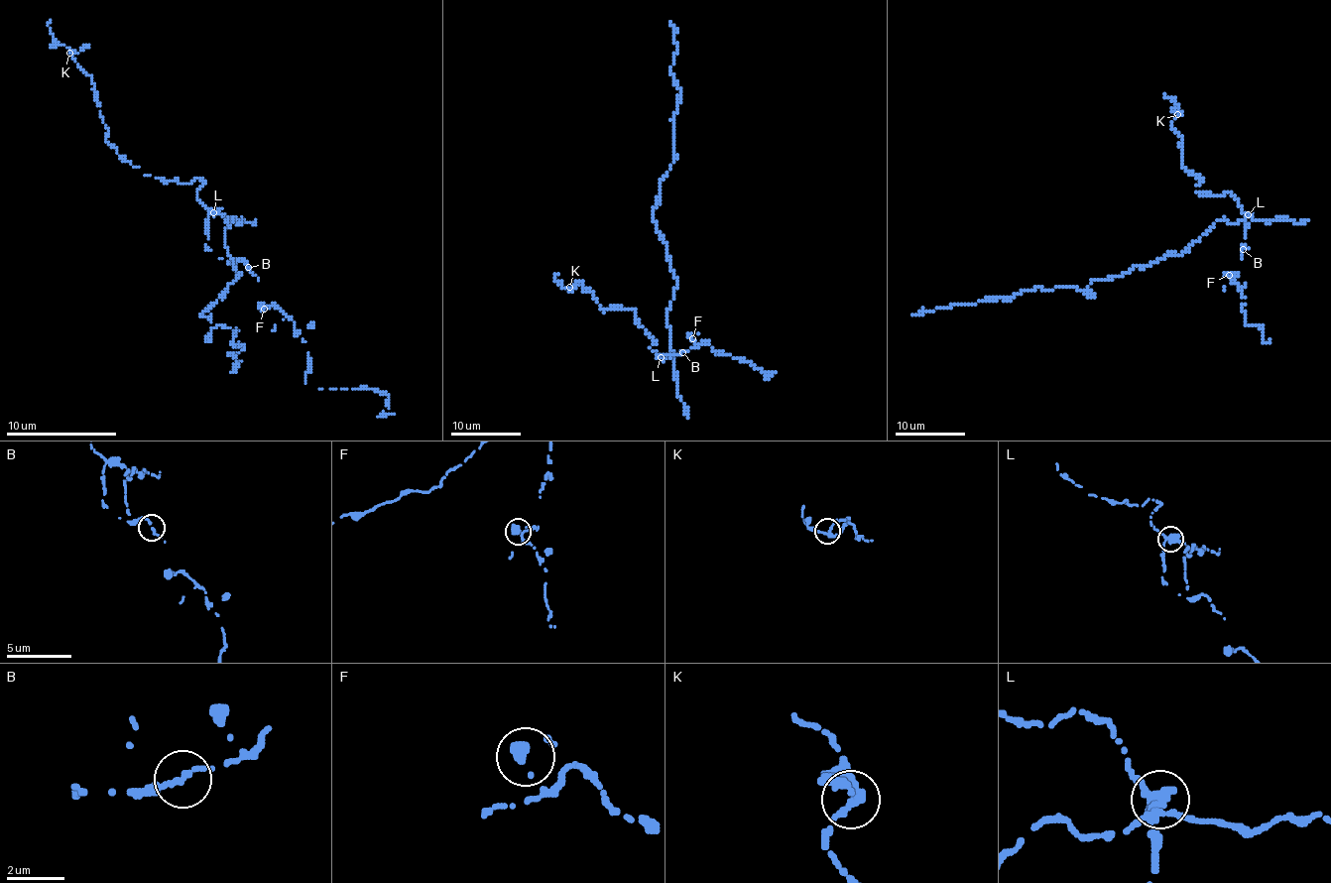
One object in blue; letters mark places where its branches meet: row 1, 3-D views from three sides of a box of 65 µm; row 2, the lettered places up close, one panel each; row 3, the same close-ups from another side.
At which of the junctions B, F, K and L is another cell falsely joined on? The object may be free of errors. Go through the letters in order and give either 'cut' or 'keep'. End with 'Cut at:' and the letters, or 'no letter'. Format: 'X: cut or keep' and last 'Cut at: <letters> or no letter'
B: keep
F: keep
K: keep
L: cut
Cut at: L

